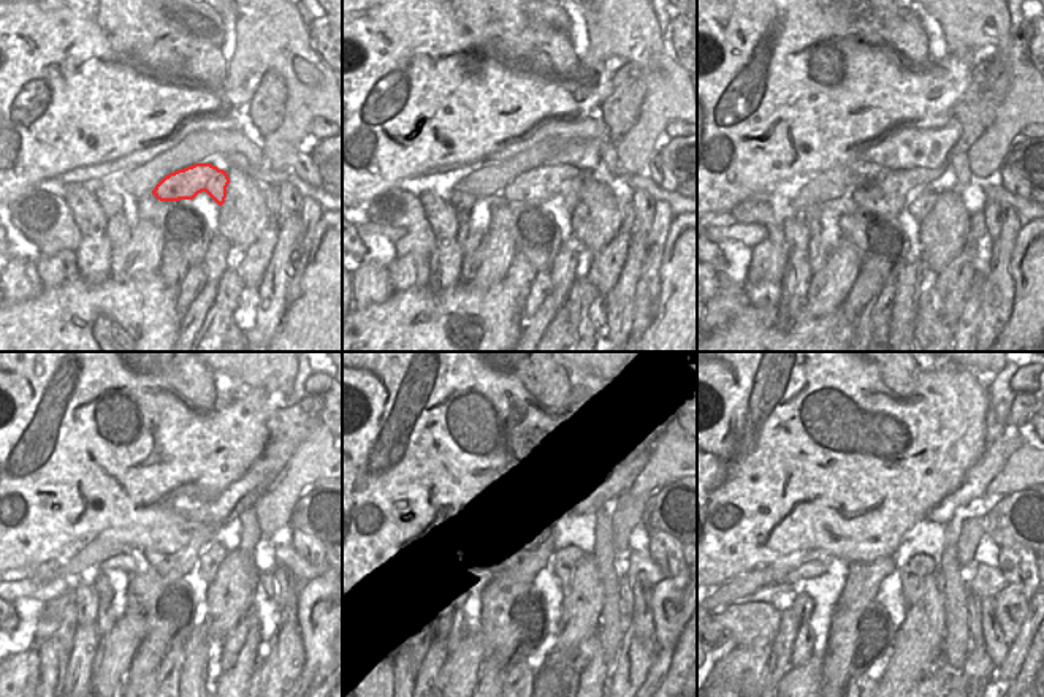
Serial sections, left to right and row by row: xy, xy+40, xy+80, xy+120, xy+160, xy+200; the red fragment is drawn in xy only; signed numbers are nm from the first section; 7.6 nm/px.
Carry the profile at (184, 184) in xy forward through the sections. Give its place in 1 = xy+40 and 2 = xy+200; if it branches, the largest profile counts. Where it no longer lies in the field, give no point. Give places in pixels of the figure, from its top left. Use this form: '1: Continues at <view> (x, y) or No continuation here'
1: Continues at xy+40 (537, 186)
2: Continues at xy+200 (914, 575).

